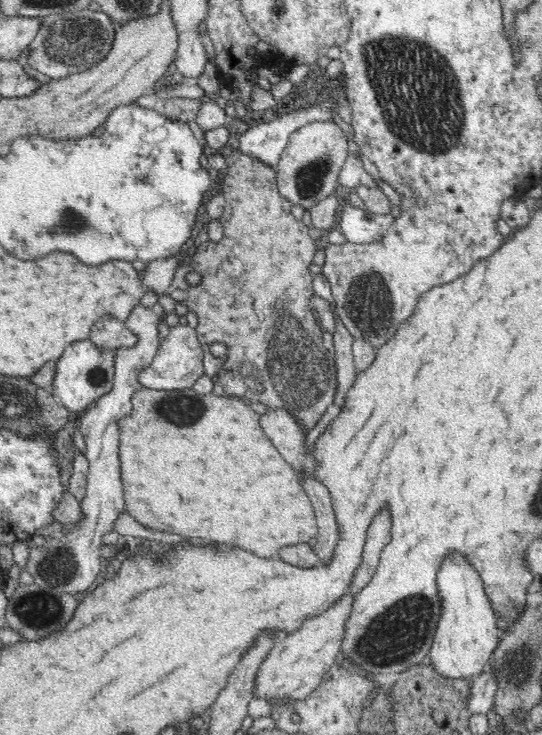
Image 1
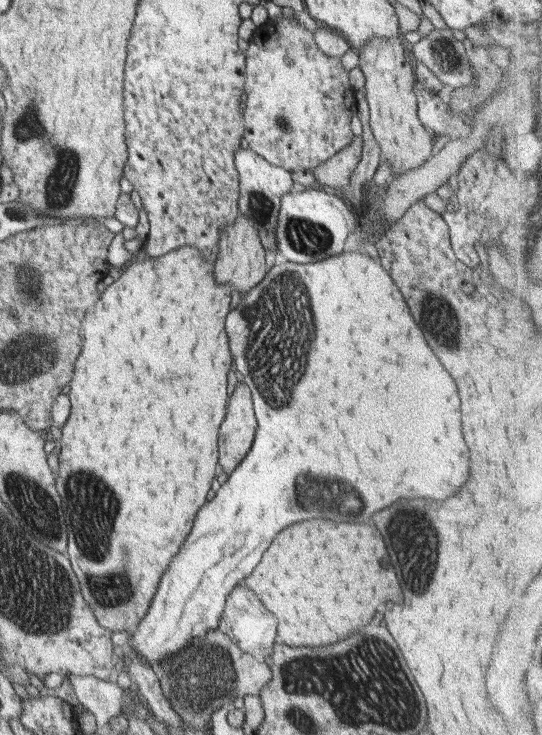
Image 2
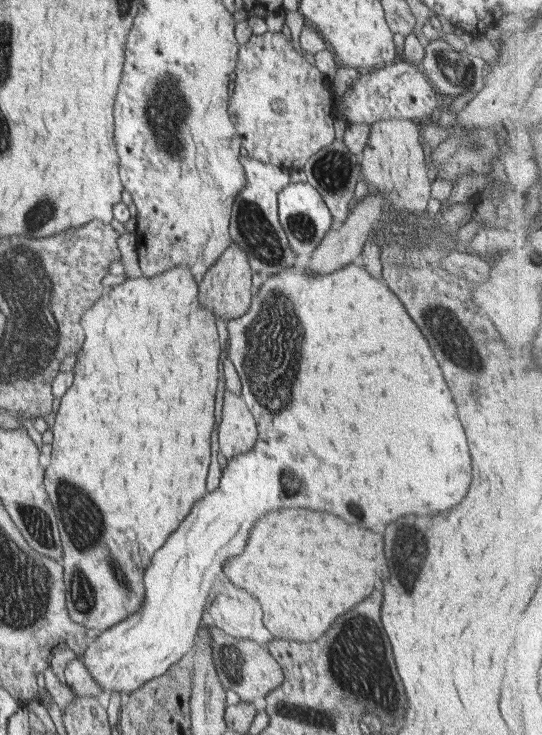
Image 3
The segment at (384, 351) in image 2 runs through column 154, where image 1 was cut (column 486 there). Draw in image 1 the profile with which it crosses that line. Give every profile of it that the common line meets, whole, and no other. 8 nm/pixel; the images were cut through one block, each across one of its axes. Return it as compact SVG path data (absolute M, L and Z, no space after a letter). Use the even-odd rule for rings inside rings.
M452 551L444 557L437 576L437 589L441 602L438 628L434 633L428 661L436 672L450 679L468 678L482 672L499 643L500 631L494 609L484 591L482 577L471 566L466 555Z

